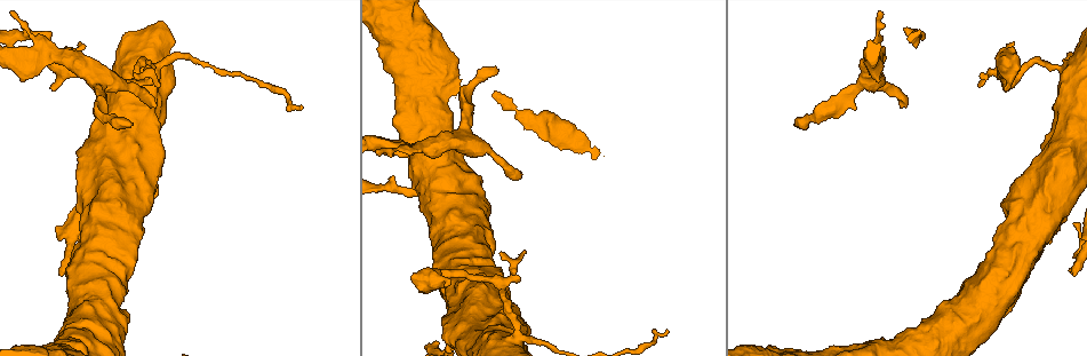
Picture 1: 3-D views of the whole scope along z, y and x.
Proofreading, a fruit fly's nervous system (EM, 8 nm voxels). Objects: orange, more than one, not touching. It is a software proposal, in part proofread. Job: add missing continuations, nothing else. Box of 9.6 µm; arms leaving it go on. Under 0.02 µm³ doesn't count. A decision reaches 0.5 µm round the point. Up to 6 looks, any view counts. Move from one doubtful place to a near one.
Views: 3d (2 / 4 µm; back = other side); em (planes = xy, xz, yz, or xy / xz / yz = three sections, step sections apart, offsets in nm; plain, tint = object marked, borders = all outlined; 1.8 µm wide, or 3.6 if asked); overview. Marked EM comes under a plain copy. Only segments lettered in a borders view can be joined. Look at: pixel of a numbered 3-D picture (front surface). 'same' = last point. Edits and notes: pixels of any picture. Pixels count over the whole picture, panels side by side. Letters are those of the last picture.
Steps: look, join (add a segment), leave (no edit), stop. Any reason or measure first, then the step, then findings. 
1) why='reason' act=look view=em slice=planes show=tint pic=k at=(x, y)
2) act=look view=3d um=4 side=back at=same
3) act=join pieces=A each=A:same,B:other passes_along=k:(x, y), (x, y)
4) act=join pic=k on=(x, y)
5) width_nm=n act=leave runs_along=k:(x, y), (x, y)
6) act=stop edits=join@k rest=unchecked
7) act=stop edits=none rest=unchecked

why='free end' act=look view=em slice=planes show=borders pic=1 at=(155, 107)

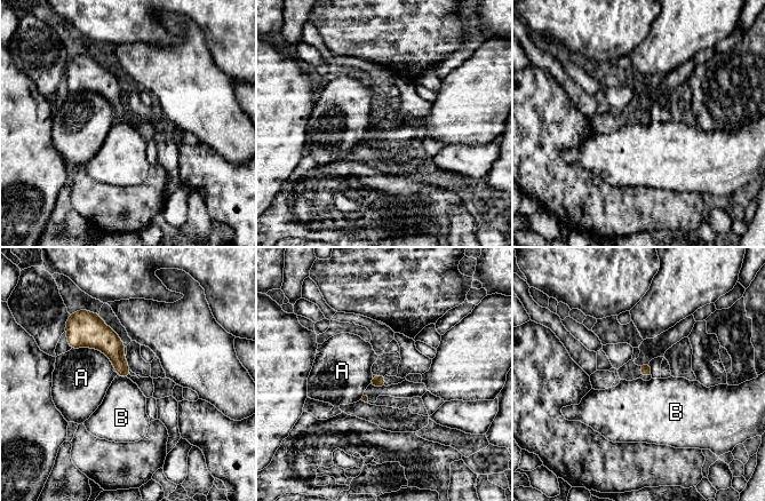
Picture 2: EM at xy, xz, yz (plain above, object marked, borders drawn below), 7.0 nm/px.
longest_contact=A:380nm act=leave each=A:other,B:other border=2:(117, 374), (121, 376) found='none of them fits'

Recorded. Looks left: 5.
why='free end' act=look view=3d um=2 pic=1 at=(128, 125)

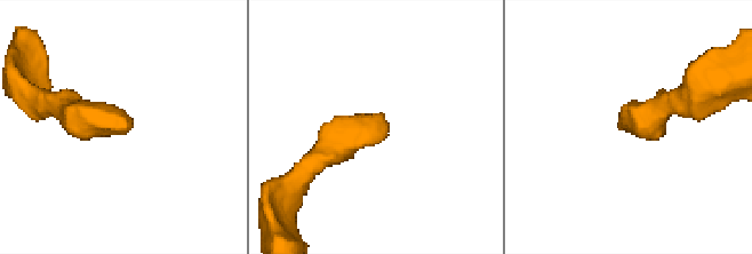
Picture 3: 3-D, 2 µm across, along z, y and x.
act=look view=em slice=planes show=borders pic=3 at=(627, 128)

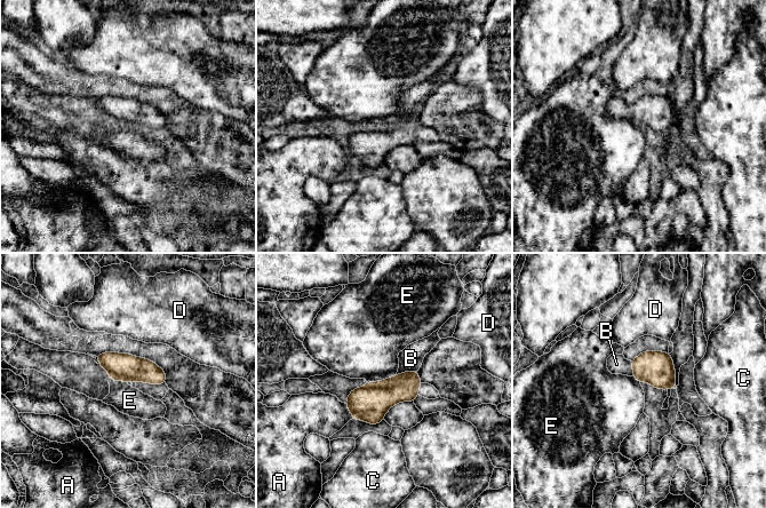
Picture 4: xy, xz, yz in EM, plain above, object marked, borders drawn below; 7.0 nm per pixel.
act=join pieces=B each=A:other,B:same,C:other,D:other,E:other passes_along=4:(380, 396), (406, 372), (411, 358) found='it goes on there'

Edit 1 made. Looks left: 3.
why='an open end' act=look view=3d um=4 pic=1 at=(1073, 257)

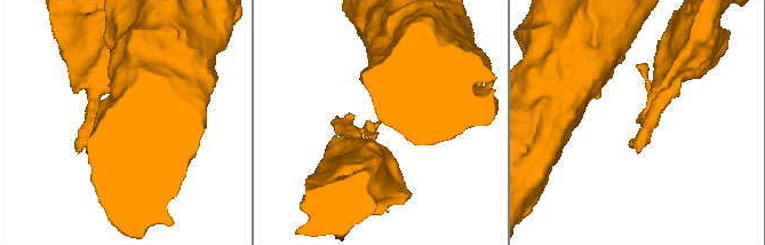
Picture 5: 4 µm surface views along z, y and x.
why='shape alone is not enough' act=look view=em slice=xz step=4 show=tint pic=5 at=(637, 123)

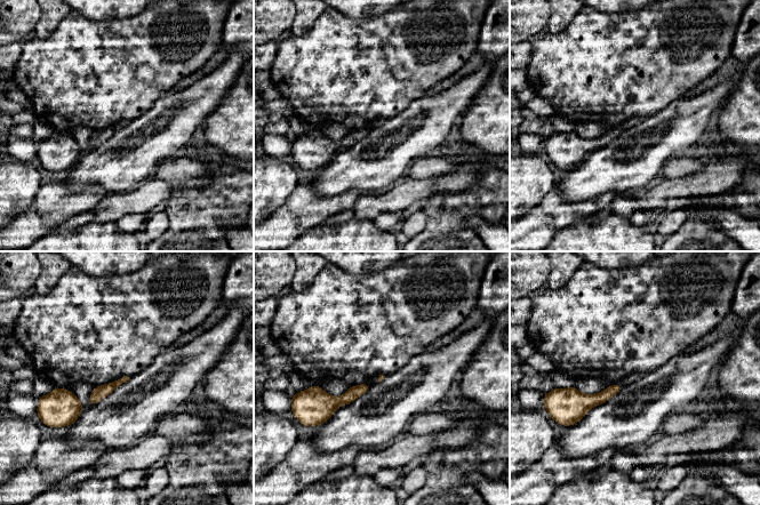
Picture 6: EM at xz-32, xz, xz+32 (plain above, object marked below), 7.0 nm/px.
why='see the neighbours' act=look view=em slice=xz step=4 show=borders at=same

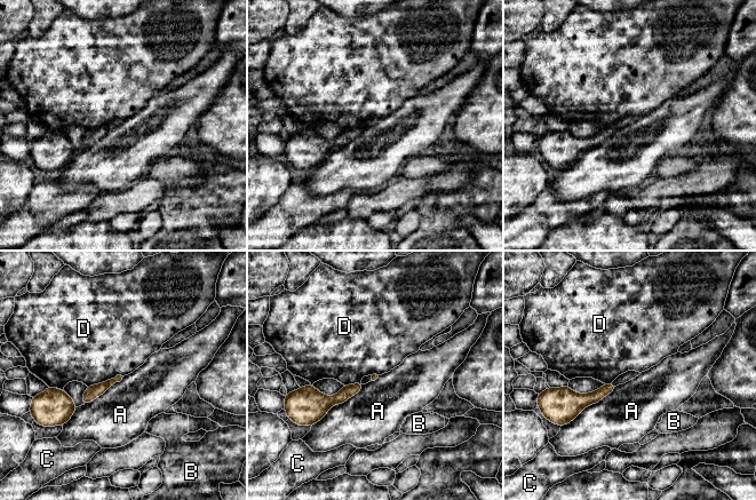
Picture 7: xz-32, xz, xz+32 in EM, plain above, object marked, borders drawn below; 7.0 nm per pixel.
act=leave each=A:other,B:other,C:other,D:other border=7:(364, 385), (312, 426) found='no lettered segment goes on from it'

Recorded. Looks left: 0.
act=stop edits=join@4 rest=unchecked

